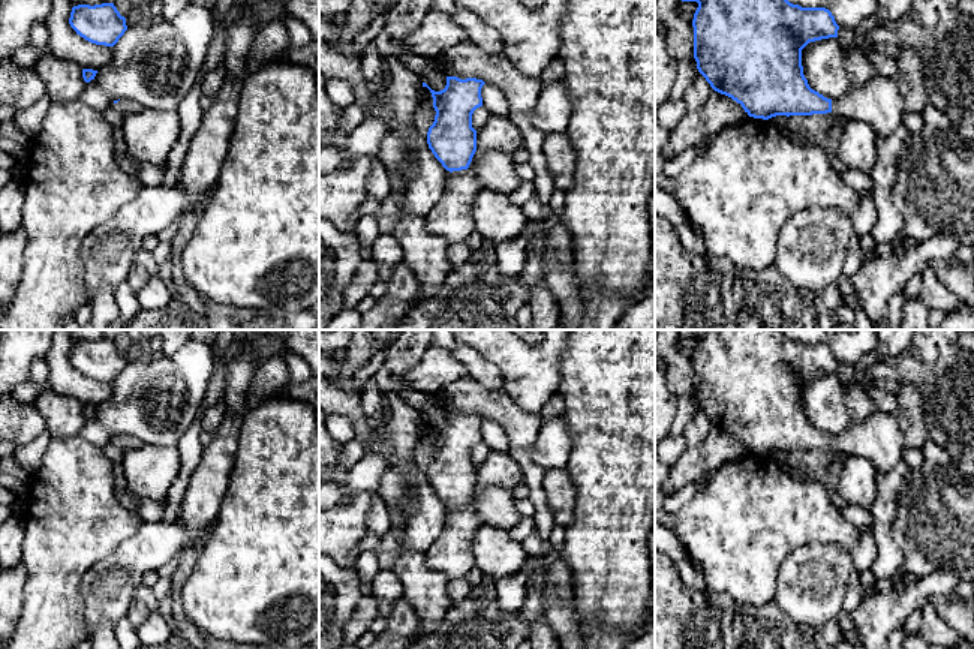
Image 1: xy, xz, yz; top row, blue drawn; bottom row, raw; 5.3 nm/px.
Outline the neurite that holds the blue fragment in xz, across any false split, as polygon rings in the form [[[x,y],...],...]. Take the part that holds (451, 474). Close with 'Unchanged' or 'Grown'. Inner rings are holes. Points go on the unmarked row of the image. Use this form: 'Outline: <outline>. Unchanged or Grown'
Outline: [[[447,412],[447,421],[441,427],[432,426],[426,418],[433,433],[436,447],[435,457],[427,468],[427,480],[435,493],[450,508],[448,520],[441,535],[424,552],[427,567],[447,574],[451,580],[465,577],[477,564],[472,553],[474,532],[481,526],[481,519],[469,505],[472,493],[477,487],[477,466],[472,463],[472,450],[483,442],[481,424],[486,418],[477,414],[460,415]]]. Grown

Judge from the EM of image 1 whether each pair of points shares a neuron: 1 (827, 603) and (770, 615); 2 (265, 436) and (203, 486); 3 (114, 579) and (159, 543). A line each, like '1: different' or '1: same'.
1: different
2: different
3: same

